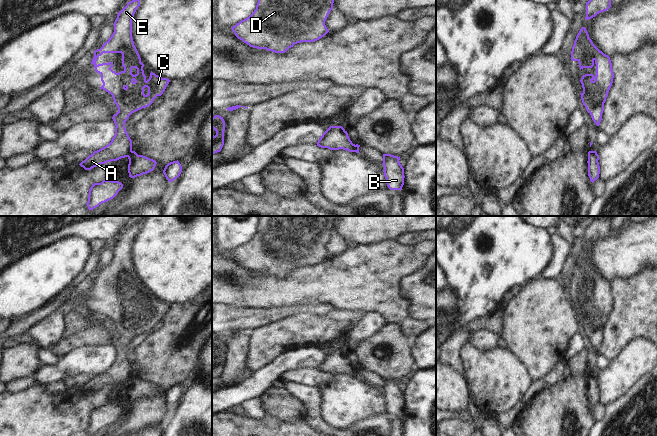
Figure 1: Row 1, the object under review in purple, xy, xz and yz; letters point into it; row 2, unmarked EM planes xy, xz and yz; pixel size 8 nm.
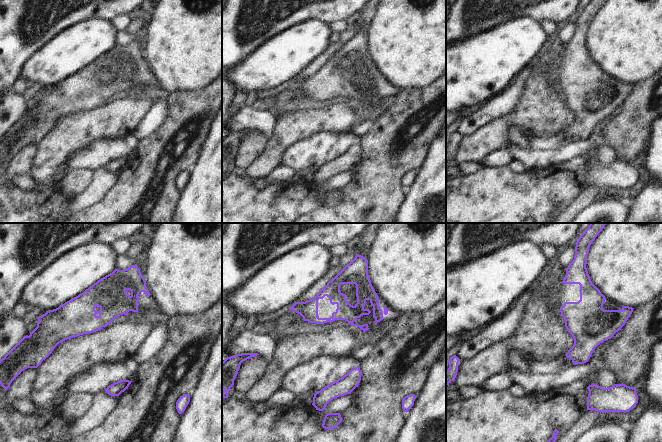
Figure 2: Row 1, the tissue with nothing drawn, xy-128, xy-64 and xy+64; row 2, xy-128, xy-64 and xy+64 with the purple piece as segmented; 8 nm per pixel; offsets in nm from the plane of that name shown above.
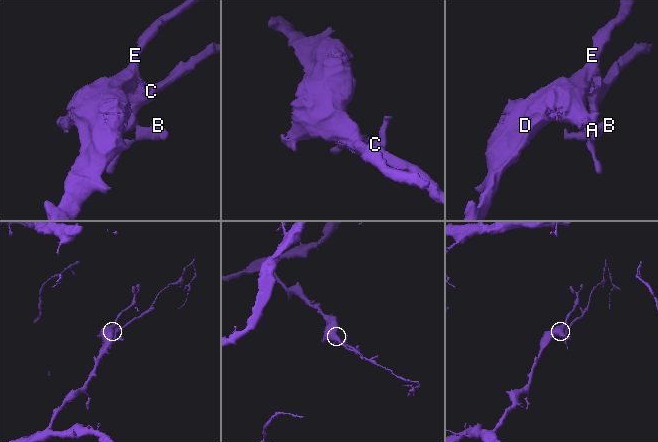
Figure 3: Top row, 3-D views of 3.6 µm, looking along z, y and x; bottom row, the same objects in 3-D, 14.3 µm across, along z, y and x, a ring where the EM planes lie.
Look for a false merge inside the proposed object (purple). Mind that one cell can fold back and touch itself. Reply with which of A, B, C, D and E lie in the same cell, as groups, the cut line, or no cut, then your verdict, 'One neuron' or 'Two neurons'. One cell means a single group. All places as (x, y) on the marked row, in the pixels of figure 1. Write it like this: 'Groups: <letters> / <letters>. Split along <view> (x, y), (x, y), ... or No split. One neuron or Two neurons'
Groups: A C D E / B. Split along xy (132, 151), (126, 156). Two neurons

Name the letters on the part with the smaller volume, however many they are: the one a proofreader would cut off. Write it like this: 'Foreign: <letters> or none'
Foreign: B

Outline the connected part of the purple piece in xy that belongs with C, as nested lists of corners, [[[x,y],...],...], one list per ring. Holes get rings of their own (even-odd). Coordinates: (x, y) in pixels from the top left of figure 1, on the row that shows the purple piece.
[[[132,0],[128,2],[127,5],[121,11],[119,11],[117,15],[117,18],[113,24],[114,32],[111,37],[102,45],[100,49],[94,51],[94,57],[91,64],[94,65],[95,71],[101,75],[101,81],[103,85],[100,87],[100,89],[103,89],[112,95],[114,103],[118,108],[118,112],[112,117],[116,126],[114,137],[108,145],[97,151],[94,151],[79,164],[85,170],[91,170],[92,168],[101,164],[125,158],[132,152],[132,140],[126,131],[125,122],[132,113],[150,106],[157,96],[161,96],[163,94],[170,82],[169,79],[159,77],[152,71],[149,79],[146,79],[143,70],[144,64],[141,62],[140,55],[132,38],[132,19],[139,6],[140,0]],[[103,53],[121,53],[122,66],[124,67],[124,70],[116,73],[111,69],[113,67],[112,62],[97,65],[97,58]]]

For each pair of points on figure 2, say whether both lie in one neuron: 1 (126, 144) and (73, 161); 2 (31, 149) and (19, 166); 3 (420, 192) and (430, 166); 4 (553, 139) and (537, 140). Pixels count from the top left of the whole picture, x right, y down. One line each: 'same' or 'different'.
1: same
2: same
3: same
4: same

